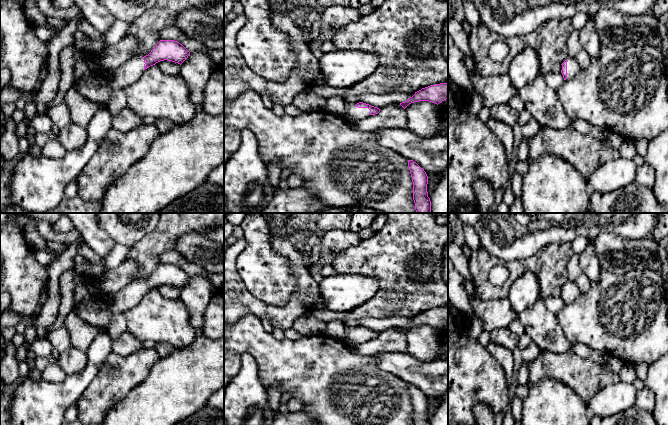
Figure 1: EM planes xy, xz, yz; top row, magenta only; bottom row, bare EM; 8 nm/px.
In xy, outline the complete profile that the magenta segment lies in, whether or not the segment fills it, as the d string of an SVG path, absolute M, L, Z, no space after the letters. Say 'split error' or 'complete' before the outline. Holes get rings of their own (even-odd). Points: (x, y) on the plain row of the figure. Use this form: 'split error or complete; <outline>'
split error; M160 264L151 276L144 281L135 281L119 292L107 296L107 306L113 315L121 314L136 306L145 293L164 284L182 288L190 276L174 264Z

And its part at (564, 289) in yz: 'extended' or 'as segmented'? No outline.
extended

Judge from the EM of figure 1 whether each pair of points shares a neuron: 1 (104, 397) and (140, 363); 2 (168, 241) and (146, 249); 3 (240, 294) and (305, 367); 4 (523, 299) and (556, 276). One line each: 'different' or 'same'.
1: same
2: same
3: different
4: different

